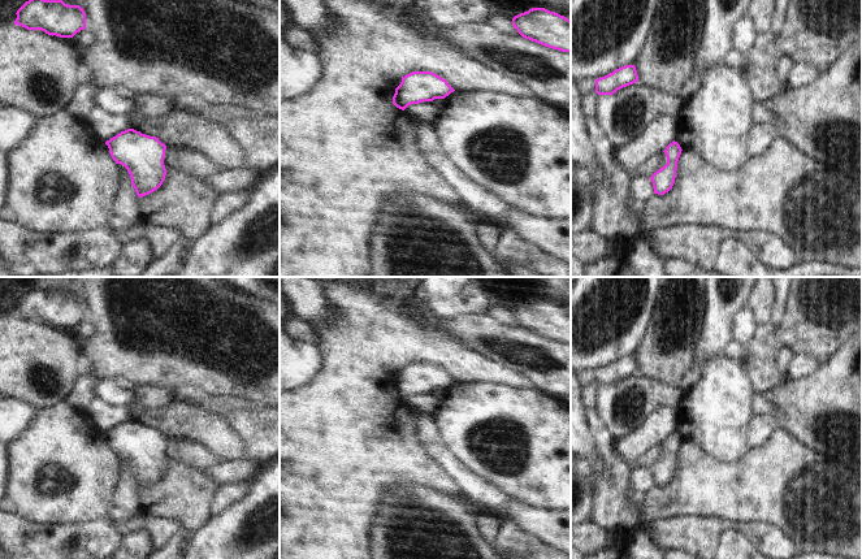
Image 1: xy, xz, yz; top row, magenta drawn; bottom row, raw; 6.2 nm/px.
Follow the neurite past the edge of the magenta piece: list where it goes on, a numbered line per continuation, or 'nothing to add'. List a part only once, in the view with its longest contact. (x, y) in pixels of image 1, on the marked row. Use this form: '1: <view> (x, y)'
nothing to add

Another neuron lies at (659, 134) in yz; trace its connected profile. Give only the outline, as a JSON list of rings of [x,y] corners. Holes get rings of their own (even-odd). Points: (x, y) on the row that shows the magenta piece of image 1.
[[[659,116],[641,136],[616,152],[618,164],[632,177],[633,173],[654,155],[663,152],[675,139],[676,118]]]

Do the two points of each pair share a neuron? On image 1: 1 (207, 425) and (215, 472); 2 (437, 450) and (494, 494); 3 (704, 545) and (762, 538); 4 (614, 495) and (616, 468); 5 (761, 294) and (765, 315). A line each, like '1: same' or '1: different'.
1: different
2: same
3: same
4: same
5: same

